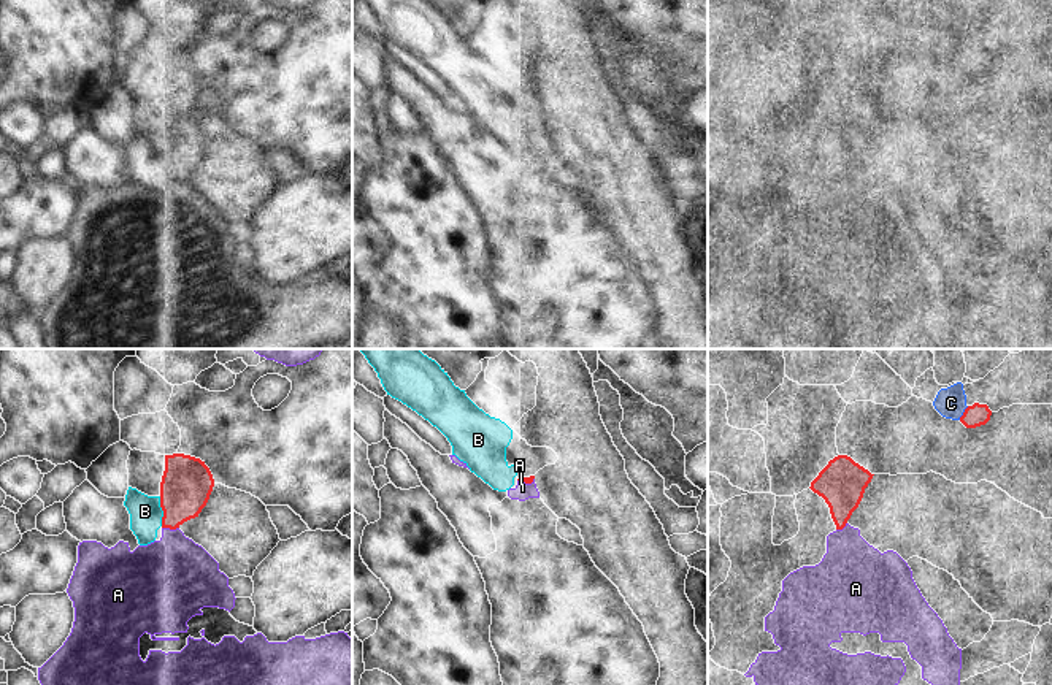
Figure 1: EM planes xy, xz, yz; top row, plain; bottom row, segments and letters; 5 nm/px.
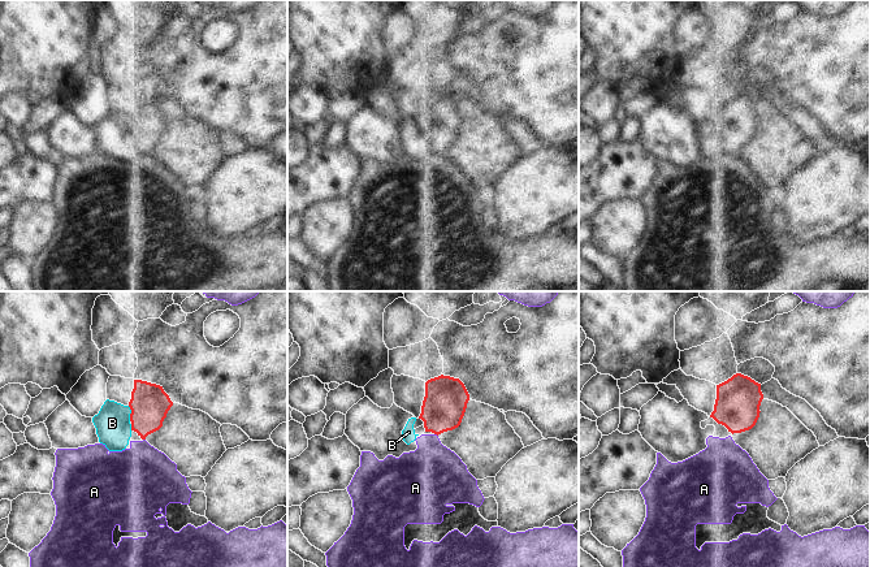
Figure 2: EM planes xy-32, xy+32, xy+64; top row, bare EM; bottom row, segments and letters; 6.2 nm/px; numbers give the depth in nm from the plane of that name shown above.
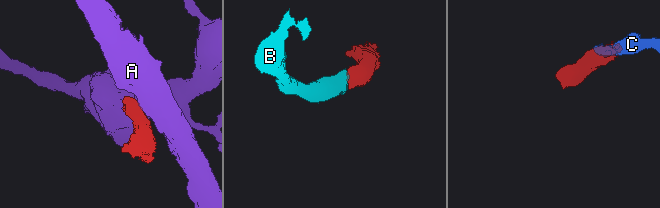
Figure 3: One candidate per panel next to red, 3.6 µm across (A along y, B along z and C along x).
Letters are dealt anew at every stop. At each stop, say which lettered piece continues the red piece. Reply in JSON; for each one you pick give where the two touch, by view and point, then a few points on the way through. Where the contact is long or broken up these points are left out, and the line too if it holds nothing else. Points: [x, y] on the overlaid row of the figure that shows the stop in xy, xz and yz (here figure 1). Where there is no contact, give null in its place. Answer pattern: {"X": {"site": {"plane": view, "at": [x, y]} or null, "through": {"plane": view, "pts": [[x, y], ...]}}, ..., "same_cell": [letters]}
{"B": {"site": {"plane": "xy", "at": [162, 509]}, "through": {"plane": "xy", "pts": [[186, 486], [162, 509], [145, 511]]}}, "same_cell": ["B"]}

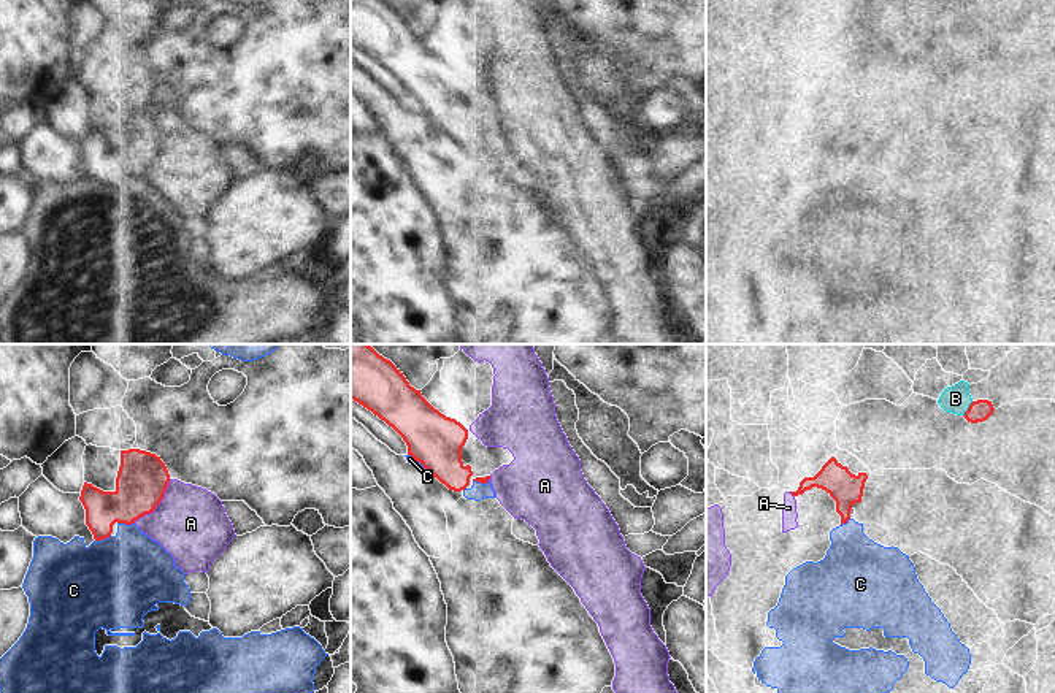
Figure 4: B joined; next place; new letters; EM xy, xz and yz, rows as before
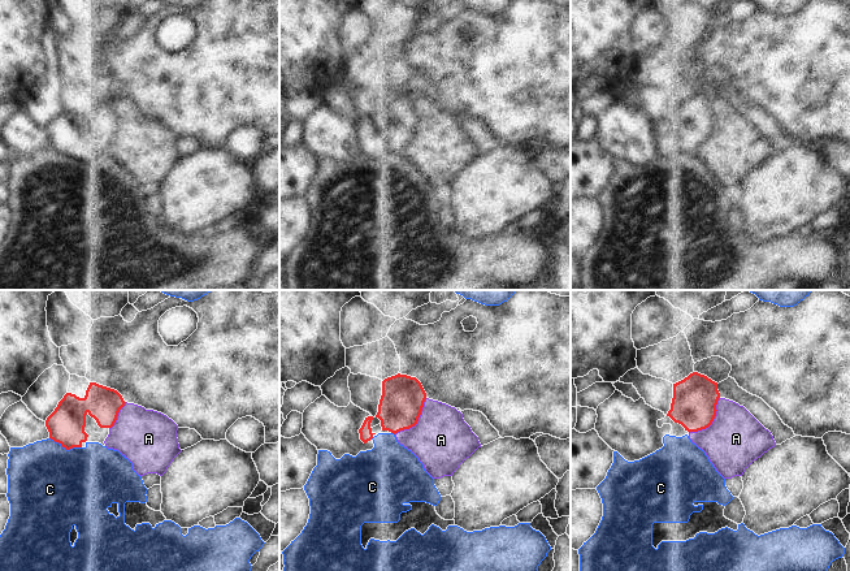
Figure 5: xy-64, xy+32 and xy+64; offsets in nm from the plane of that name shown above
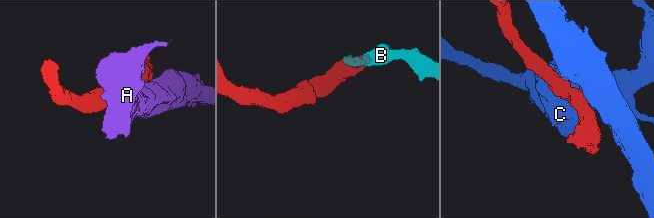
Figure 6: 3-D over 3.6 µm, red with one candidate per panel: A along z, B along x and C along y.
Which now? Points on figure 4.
{"same_cell": []}

